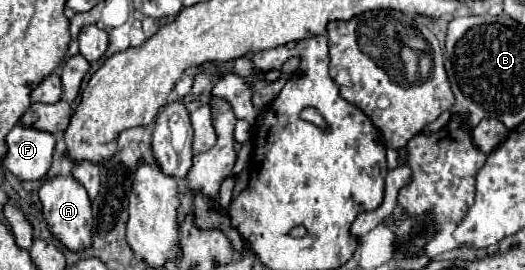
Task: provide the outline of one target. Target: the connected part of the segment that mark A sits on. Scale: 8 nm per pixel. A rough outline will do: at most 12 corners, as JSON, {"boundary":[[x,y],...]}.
{"boundary":[[71,176],[39,188],[43,216],[69,250],[91,244],[91,200]]}

